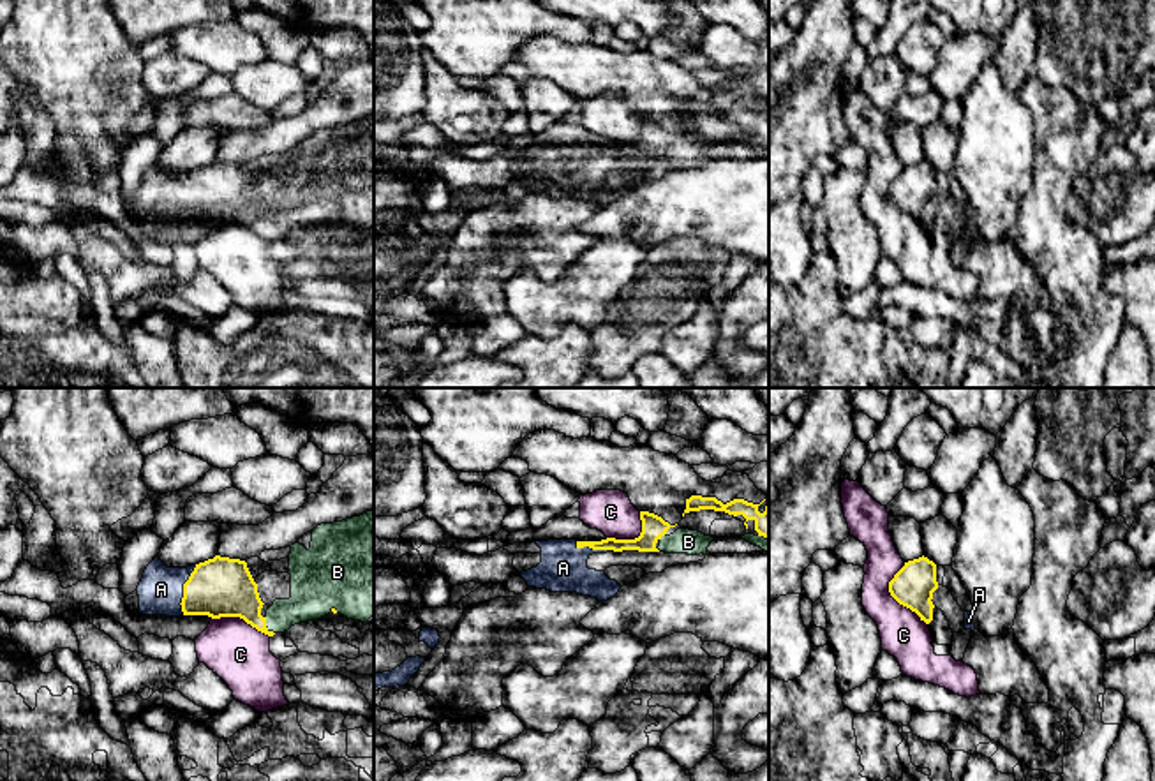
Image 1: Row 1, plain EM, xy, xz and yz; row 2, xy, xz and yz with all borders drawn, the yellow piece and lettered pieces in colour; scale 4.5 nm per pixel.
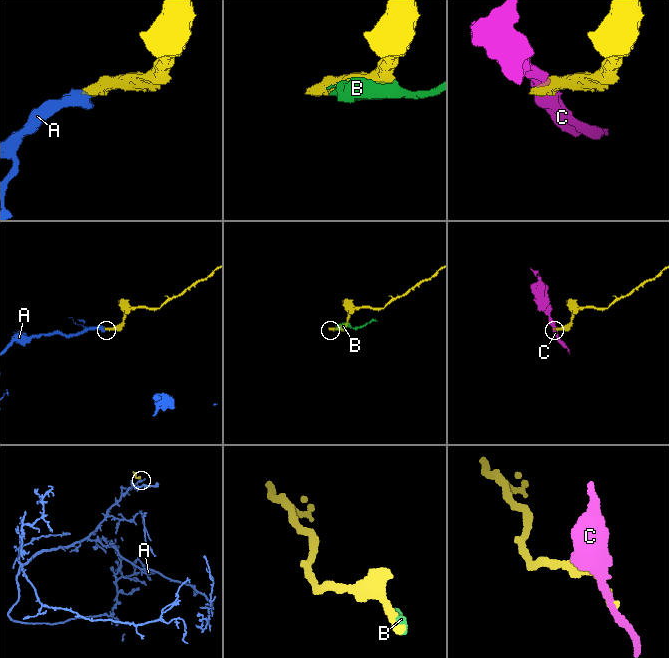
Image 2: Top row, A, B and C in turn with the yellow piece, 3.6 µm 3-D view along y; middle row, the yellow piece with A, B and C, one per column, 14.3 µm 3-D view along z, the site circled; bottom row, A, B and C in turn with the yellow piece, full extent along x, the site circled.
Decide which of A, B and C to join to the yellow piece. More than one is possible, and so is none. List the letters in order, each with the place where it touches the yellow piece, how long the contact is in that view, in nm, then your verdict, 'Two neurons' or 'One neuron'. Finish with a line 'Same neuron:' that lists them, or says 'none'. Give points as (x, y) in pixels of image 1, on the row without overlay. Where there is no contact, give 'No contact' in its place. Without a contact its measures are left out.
A: Touches yellow at xy (184, 194). Shared border 240 nm. One neuron
B: Touches yellow at xy (265, 231). Shared border 90 nm. One neuron
C: Touches yellow at yz (893, 201). Shared border 300 nm. Two neurons
Same neuron: A, B

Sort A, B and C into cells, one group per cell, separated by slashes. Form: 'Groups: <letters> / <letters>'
Groups: A B / C

